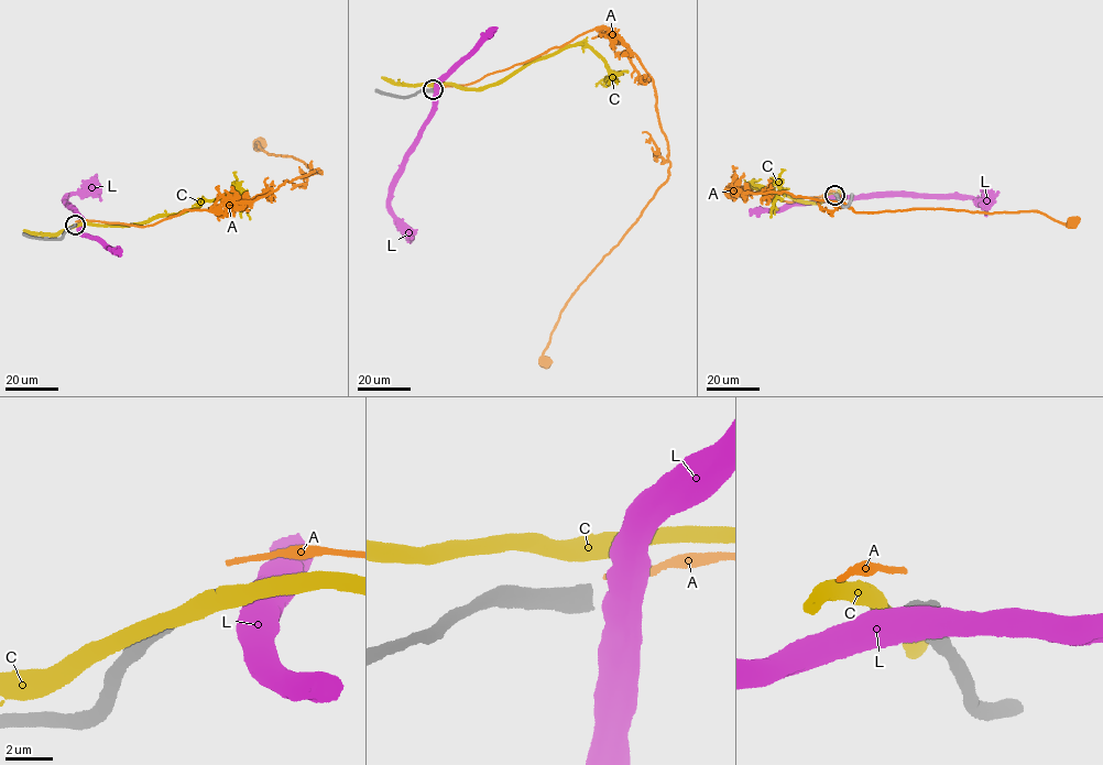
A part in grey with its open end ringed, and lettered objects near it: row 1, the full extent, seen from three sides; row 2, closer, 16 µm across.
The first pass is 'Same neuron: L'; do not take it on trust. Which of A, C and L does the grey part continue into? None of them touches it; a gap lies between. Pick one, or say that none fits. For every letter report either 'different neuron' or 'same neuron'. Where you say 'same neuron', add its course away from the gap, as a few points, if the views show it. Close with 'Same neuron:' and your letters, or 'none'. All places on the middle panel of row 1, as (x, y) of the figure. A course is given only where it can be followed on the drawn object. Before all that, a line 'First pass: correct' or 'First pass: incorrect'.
First pass: incorrect
A: different neuron
C: different neuron
L: different neuron
Same neuron: none

